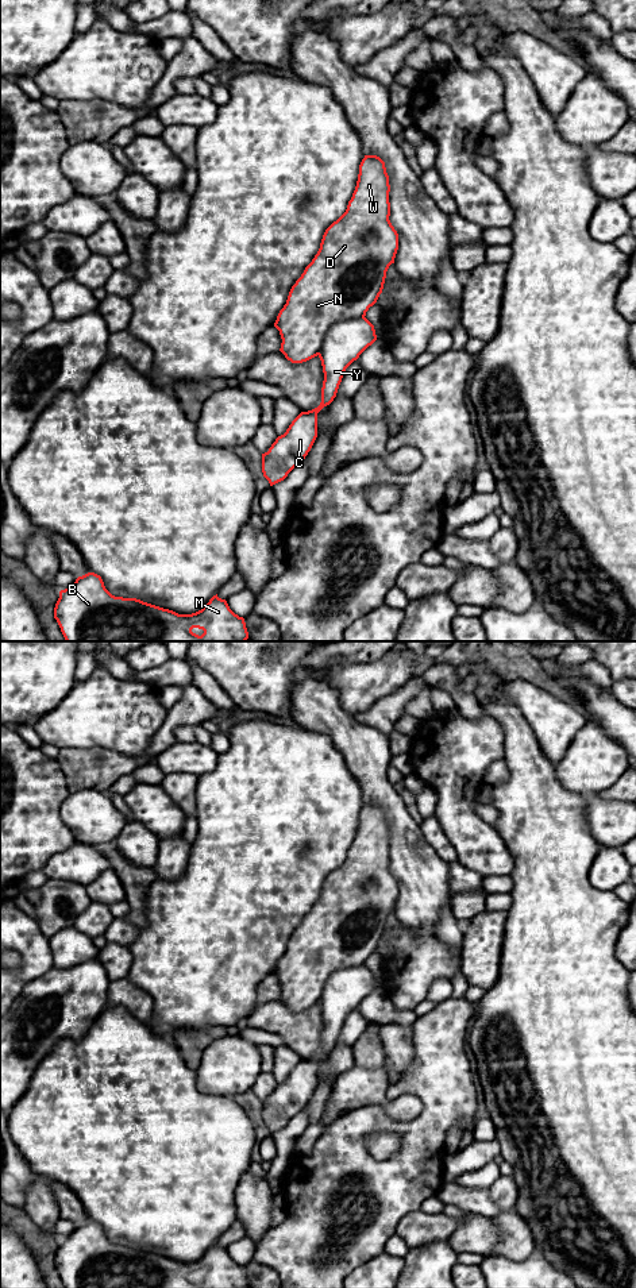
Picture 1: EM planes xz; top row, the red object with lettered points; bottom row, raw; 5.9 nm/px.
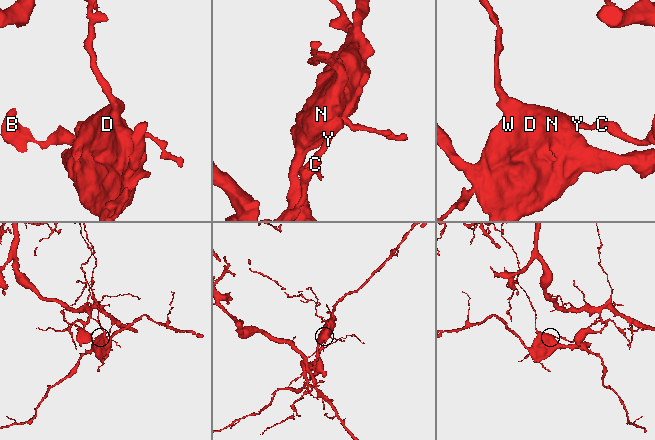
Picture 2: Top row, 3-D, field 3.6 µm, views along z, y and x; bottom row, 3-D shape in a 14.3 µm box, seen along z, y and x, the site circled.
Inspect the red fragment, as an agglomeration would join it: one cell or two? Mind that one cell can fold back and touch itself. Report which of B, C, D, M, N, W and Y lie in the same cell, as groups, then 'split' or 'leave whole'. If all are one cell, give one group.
B C D M N W Y | leave whole

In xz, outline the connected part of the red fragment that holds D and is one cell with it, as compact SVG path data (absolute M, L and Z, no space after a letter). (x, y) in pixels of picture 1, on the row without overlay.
M365 803L346 860L325 878L317 902L292 934L286 952L277 964L274 975L280 979L282 987L280 999L292 1011L302 1011L319 1004L324 1029L320 1053L312 1058L301 1060L286 1080L275 1087L269 1099L262 1102L262 1121L270 1134L284 1129L296 1114L304 1110L317 1085L317 1061L336 1045L346 1017L377 988L374 973L365 964L382 941L386 919L394 911L398 898L398 882L389 868L389 840L390 833L385 810L377 803Z

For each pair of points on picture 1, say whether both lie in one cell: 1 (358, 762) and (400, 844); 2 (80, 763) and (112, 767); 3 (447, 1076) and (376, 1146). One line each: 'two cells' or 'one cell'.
1: one cell
2: one cell
3: two cells

